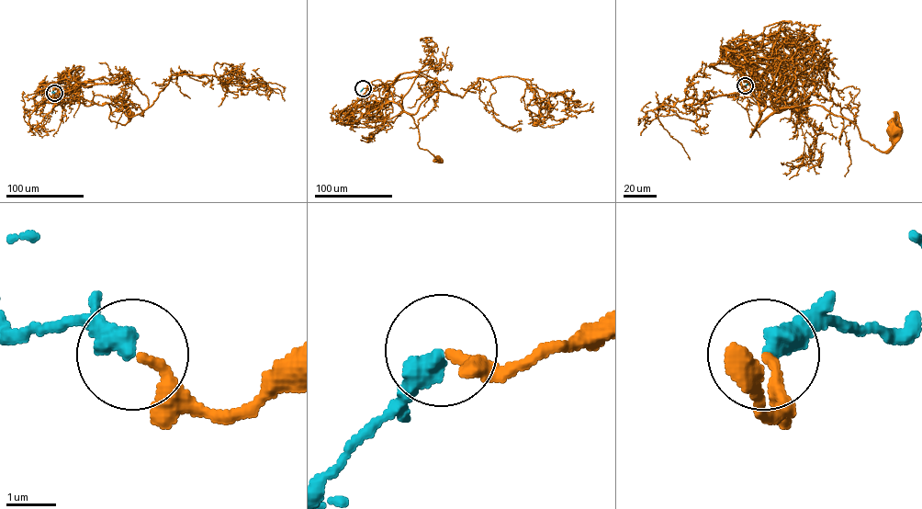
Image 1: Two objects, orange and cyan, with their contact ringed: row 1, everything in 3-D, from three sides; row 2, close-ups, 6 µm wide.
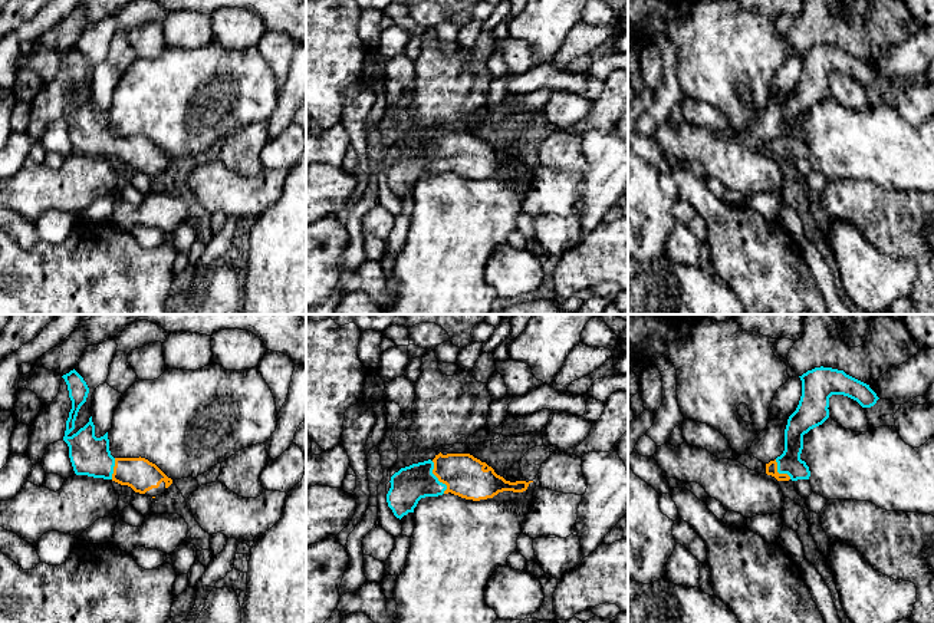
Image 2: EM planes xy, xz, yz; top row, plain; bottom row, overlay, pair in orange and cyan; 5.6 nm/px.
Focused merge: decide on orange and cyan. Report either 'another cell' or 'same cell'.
same cell

